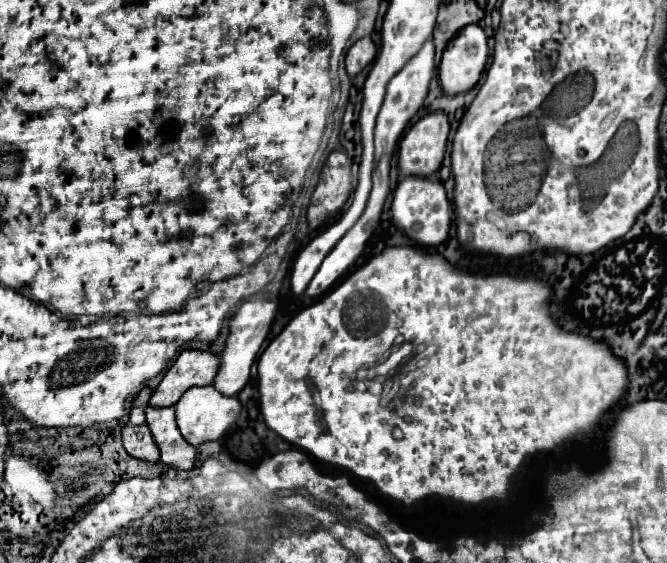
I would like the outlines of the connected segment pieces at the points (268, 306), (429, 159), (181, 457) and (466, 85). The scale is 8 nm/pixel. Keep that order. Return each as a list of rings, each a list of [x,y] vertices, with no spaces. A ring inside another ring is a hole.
[[[248,300],[248,302],[240,304],[236,314],[228,322],[230,336],[226,340],[224,352],[220,356],[220,368],[218,368],[218,374],[212,384],[218,392],[224,392],[226,396],[236,396],[246,386],[246,382],[250,380],[250,368],[260,352],[262,342],[266,340],[274,314],[276,314],[276,304],[270,300]]]
[[[432,112],[416,122],[402,138],[398,152],[398,170],[402,176],[432,176],[440,170],[446,142],[448,116]]]
[[[146,408],[146,424],[154,436],[154,442],[160,450],[160,462],[174,466],[178,470],[192,470],[196,460],[196,448],[188,446],[182,438],[176,420],[174,408]]]
[[[478,24],[462,28],[446,46],[438,68],[440,88],[448,96],[456,96],[474,88],[488,60],[486,34]]]

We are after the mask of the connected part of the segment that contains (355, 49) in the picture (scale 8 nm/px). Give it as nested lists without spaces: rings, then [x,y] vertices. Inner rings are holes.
[[[362,38],[356,44],[352,44],[346,52],[346,72],[350,76],[356,76],[358,72],[362,72],[366,66],[370,66],[376,58],[376,46],[370,38]]]

